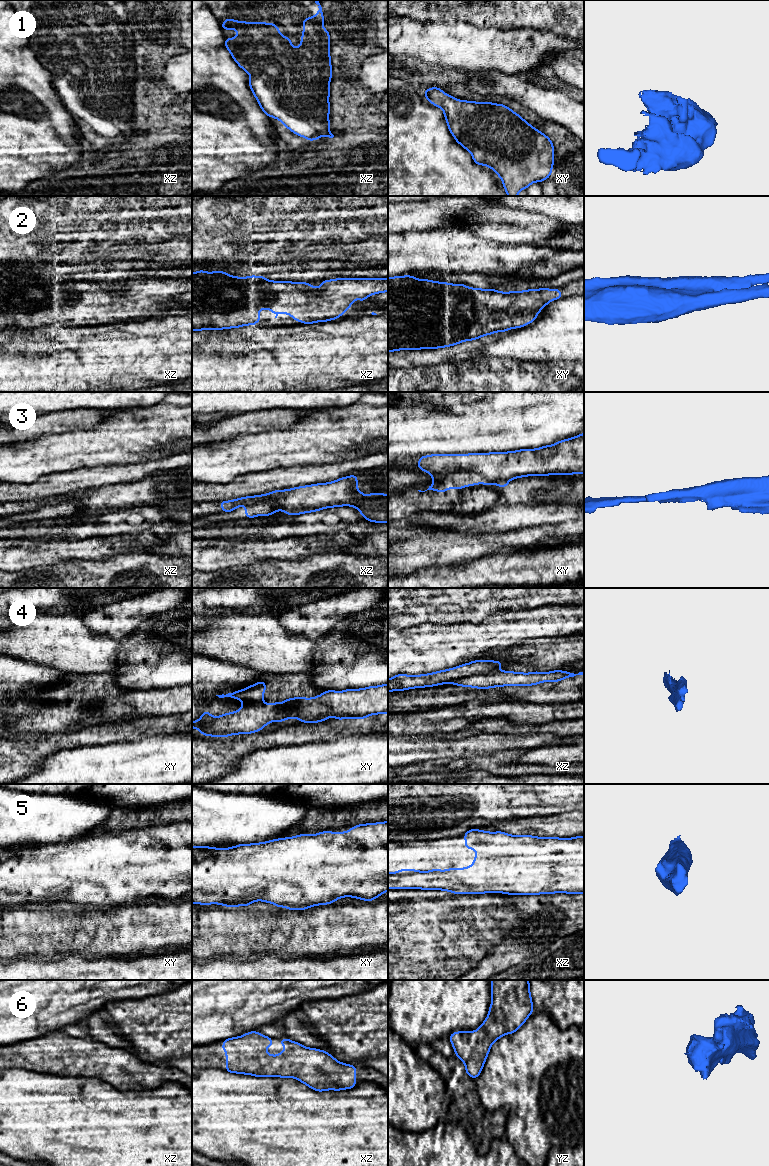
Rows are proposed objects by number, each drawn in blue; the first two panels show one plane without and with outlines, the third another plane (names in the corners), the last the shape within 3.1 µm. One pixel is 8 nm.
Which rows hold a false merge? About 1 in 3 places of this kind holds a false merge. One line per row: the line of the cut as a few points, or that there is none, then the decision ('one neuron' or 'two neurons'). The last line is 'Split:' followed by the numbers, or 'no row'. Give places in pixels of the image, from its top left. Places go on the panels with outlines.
1: no cut | one neuron
2: no cut | one neuron
3: xy (435, 473), (472, 471), (489, 480), (507, 480) | two neurons
4: xz (499, 671), (458, 677), (448, 682) | two neurons
5: no cut | one neuron
6: no cut | one neuron
Split: 3, 4

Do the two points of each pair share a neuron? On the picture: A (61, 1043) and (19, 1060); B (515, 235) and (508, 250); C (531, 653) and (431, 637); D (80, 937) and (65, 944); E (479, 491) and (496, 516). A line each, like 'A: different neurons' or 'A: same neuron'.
A: same neuron
B: different neurons
C: different neurons
D: same neuron
E: different neurons

